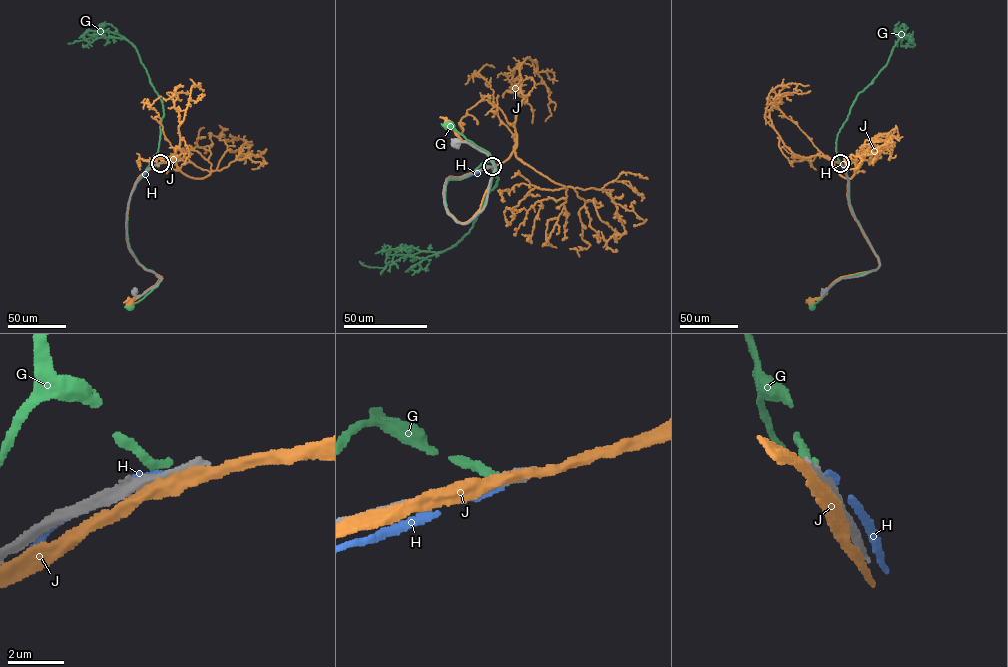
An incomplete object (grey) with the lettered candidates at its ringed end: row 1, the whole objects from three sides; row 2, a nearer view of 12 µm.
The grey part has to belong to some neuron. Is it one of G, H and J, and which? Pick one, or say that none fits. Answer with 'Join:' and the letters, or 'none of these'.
Join: none of these

